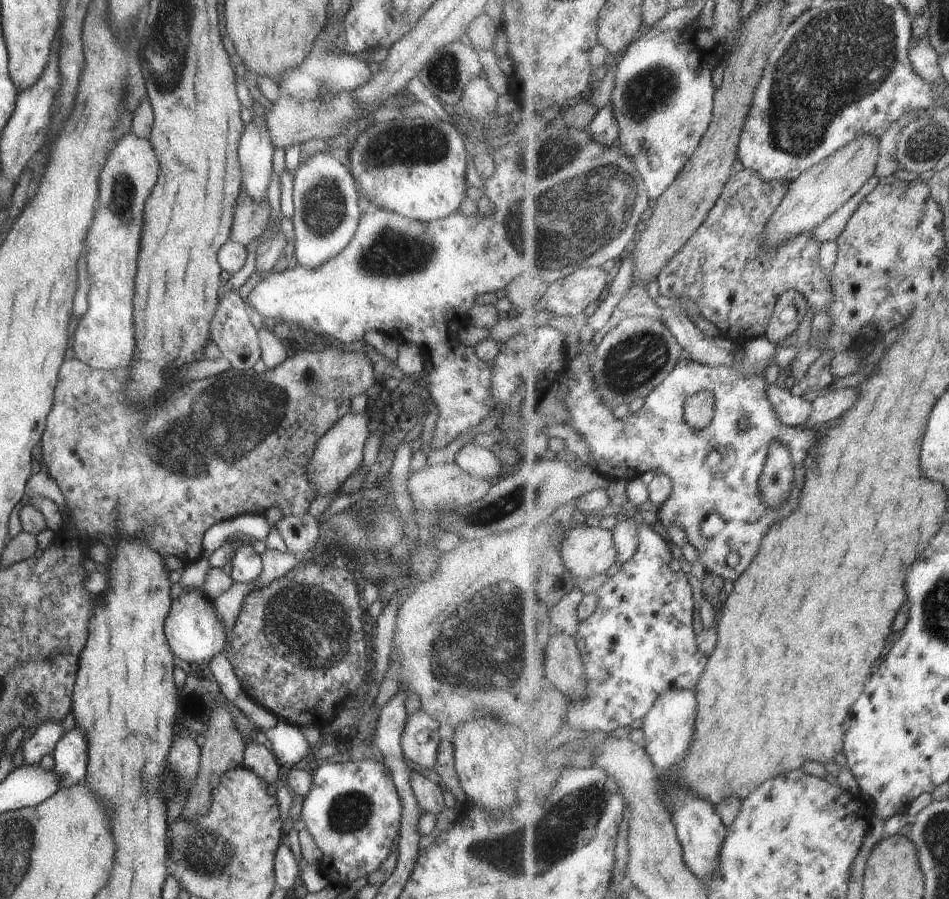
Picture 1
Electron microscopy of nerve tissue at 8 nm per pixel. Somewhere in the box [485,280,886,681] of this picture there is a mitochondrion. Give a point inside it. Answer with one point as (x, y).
(630, 364)

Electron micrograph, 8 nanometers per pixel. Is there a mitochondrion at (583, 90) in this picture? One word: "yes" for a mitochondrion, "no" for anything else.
no

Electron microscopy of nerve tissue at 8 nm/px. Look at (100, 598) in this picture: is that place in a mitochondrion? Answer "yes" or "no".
no

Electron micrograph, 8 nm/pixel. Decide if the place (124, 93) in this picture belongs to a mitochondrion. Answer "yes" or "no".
yes

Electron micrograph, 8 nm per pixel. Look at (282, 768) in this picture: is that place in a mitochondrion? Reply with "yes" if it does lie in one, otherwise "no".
no

